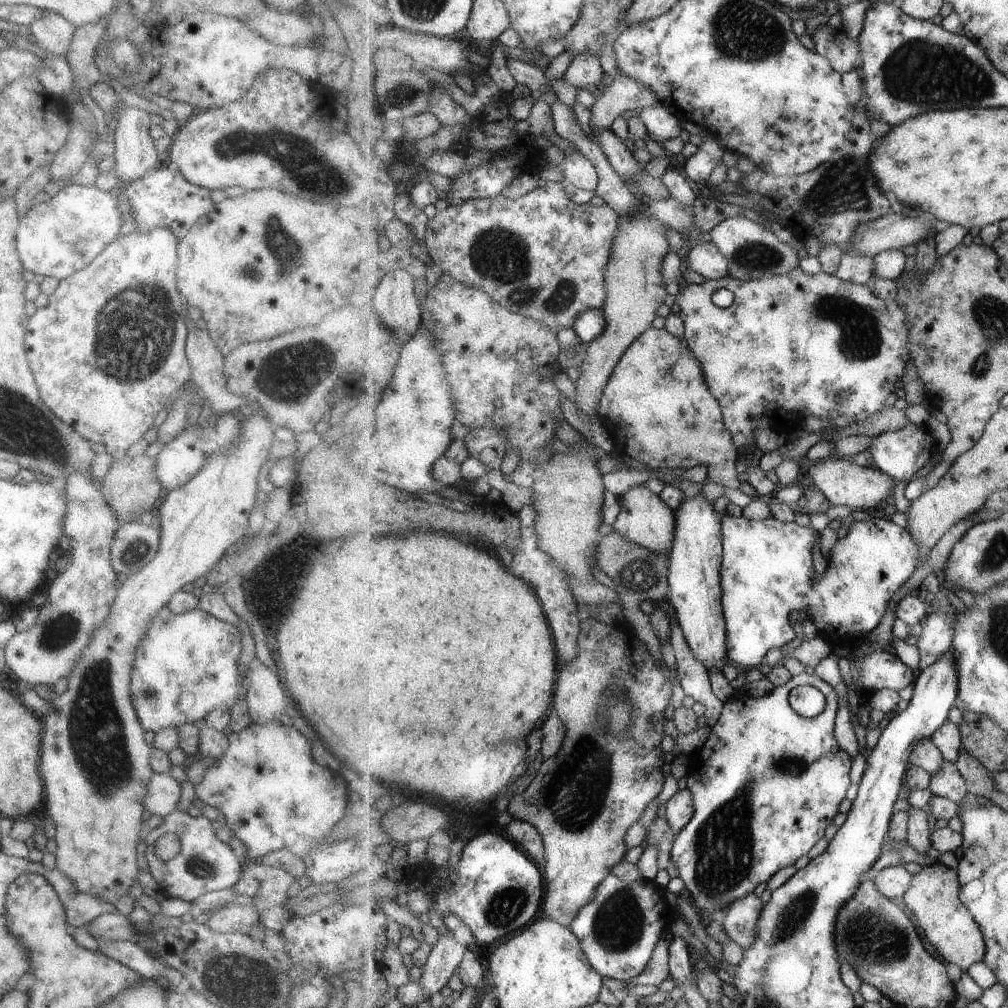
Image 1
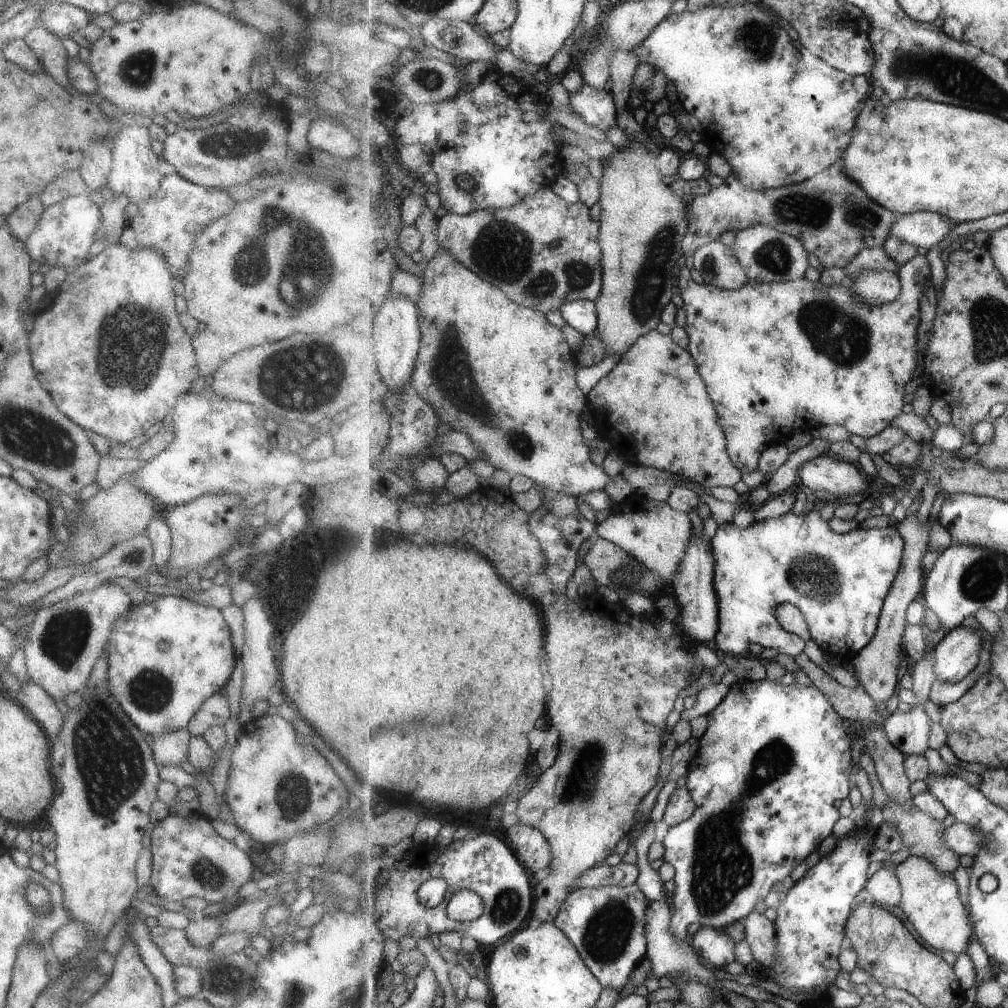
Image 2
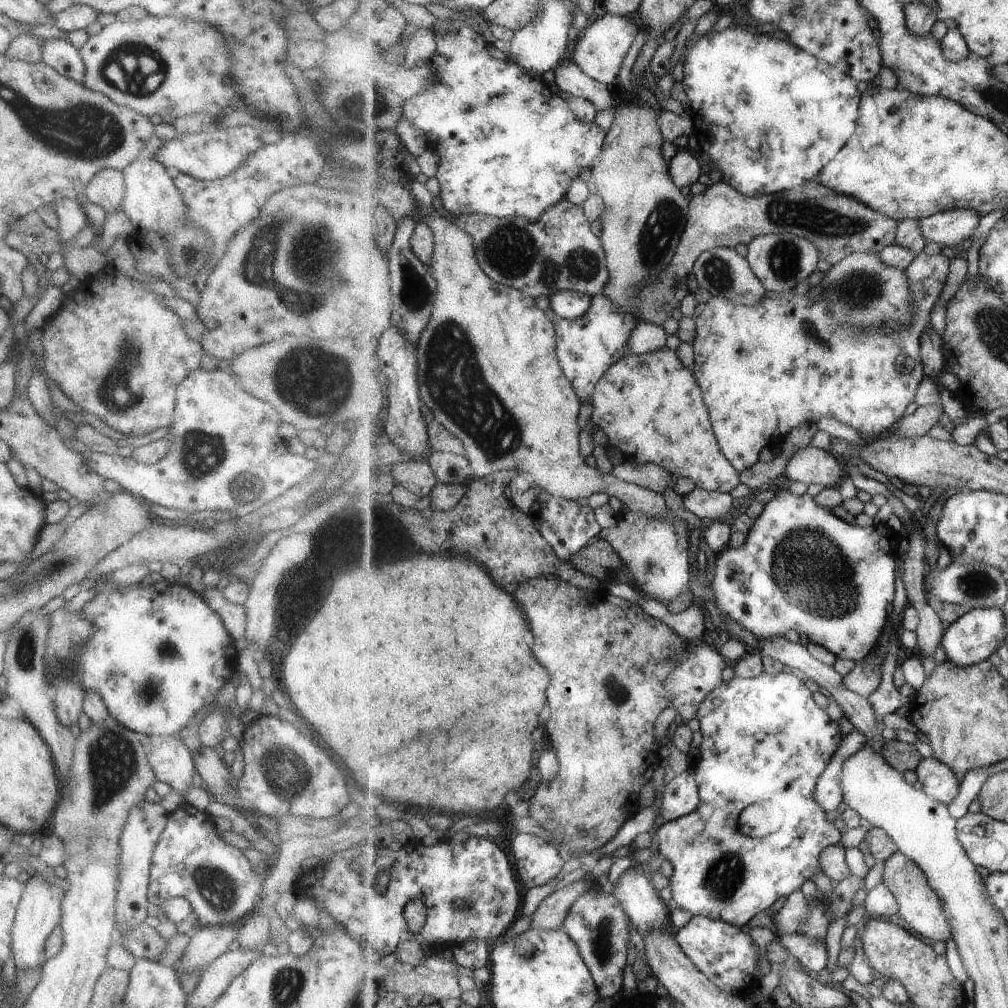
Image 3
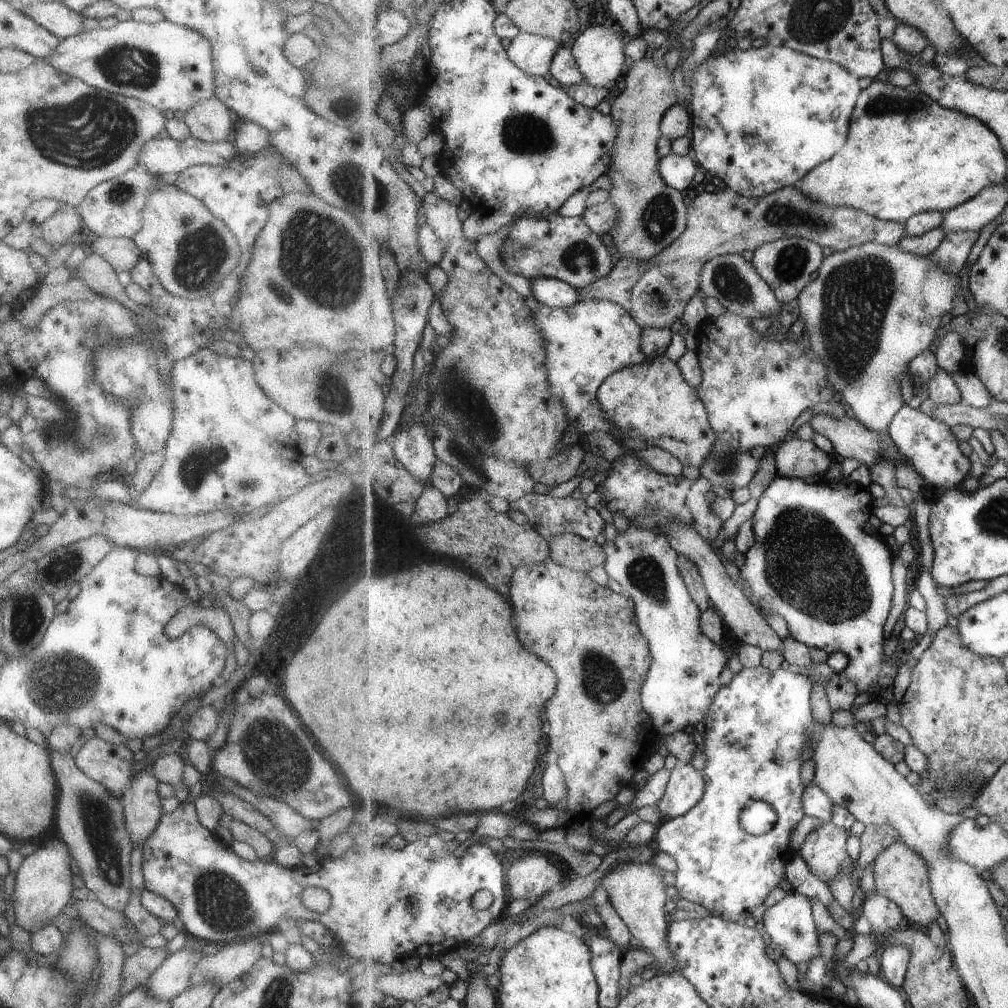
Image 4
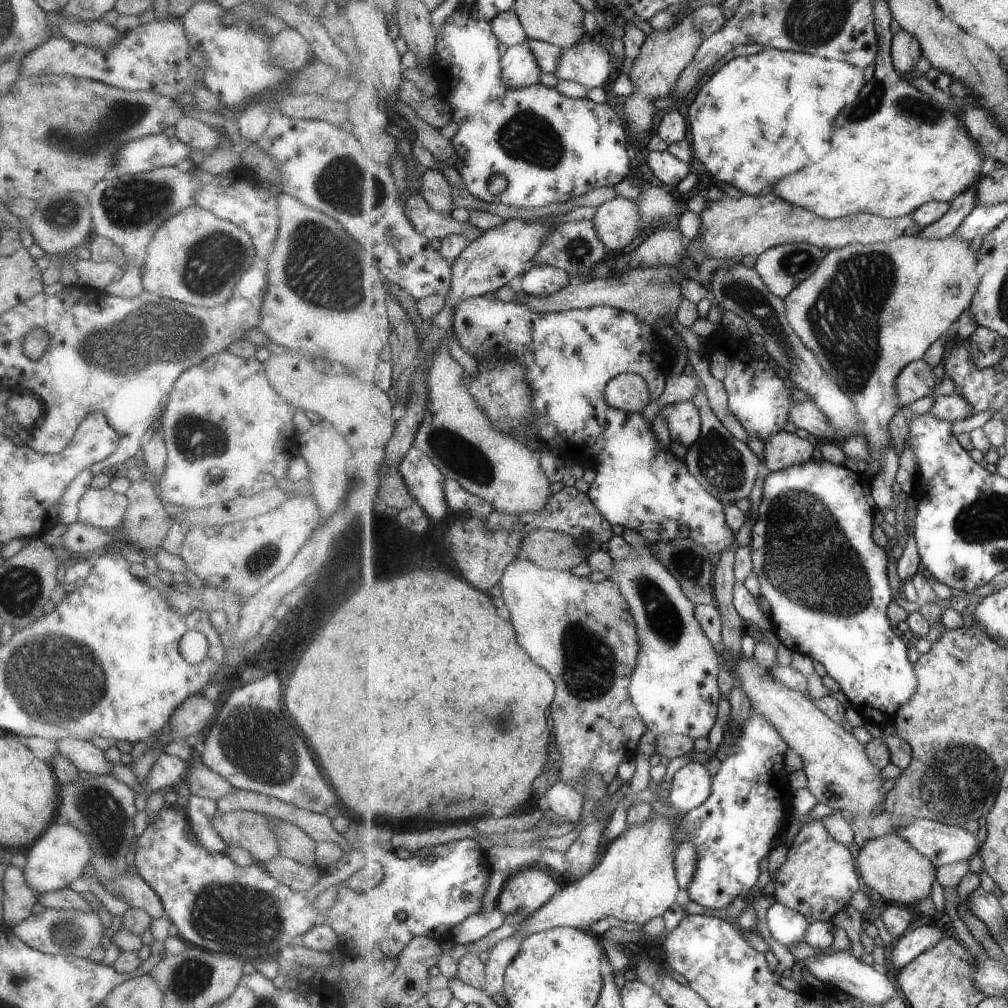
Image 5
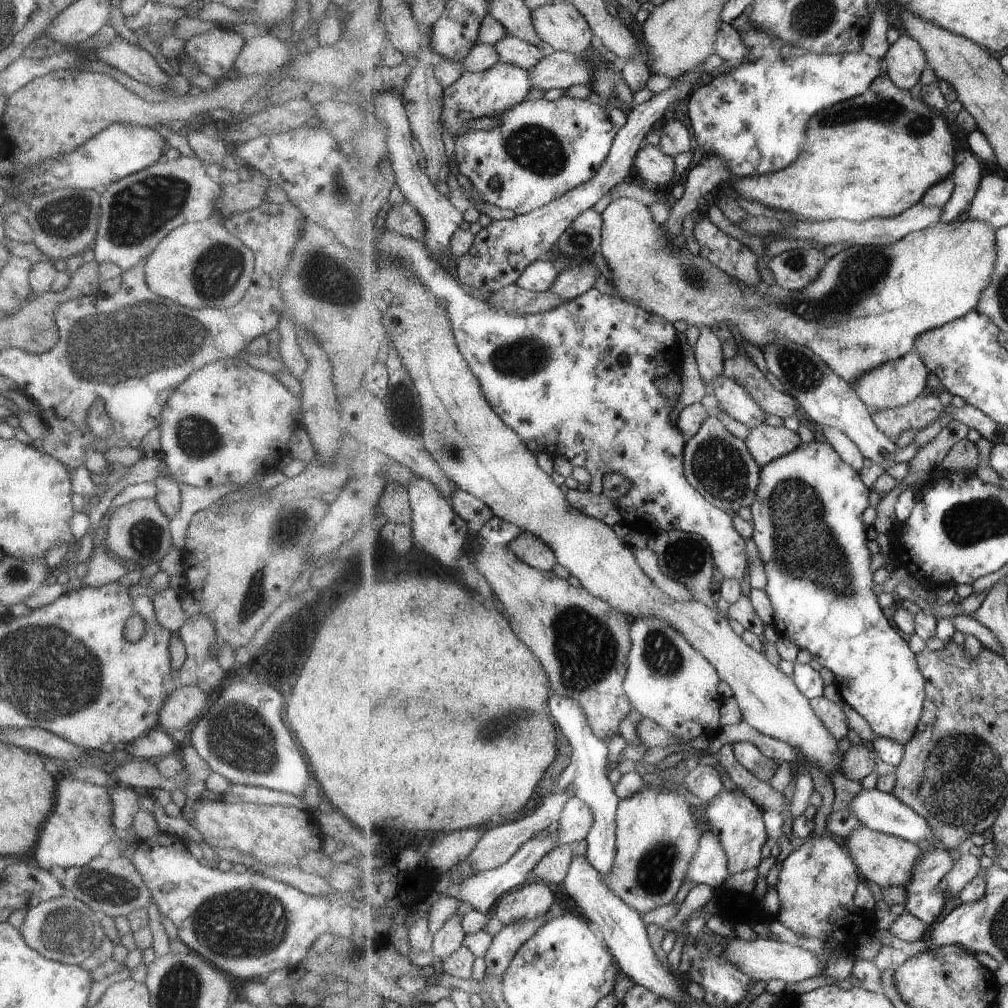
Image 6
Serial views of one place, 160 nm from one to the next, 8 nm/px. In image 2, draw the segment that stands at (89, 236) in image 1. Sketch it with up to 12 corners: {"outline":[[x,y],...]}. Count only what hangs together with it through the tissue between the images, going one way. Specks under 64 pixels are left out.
{"outline":[[87,195],[42,210],[24,240],[32,259],[75,268],[99,237]]}

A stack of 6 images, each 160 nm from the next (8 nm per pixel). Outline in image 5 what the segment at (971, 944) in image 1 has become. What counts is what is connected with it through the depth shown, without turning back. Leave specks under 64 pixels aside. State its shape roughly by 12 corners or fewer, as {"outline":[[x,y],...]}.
{"outline":[[895,831],[857,848],[882,903],[929,898],[938,873]]}

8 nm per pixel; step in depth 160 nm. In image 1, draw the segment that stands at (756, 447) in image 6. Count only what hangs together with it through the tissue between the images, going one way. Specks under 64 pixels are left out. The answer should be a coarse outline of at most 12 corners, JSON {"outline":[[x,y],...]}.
{"outline":[[826,458],[805,483],[832,506],[884,506],[892,476],[850,458]]}

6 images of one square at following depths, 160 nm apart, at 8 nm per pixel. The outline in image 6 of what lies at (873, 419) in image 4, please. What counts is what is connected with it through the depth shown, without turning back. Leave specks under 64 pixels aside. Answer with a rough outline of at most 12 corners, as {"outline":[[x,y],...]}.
{"outline":[[619,197],[615,298],[856,380],[975,309],[997,228],[851,244],[803,290],[750,289]]}

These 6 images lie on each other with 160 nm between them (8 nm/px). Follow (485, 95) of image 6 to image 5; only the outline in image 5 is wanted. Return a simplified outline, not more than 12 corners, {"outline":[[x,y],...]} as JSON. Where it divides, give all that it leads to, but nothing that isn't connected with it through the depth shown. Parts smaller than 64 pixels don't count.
{"outline":[[528,38],[503,56],[507,85],[536,85],[543,71]]}

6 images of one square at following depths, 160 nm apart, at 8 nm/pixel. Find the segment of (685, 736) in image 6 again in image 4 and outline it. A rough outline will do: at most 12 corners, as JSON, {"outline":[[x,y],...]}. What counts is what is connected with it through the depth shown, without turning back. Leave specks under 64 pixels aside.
{"outline":[[634,523],[603,548],[652,666],[662,739],[705,724],[728,651],[665,535]]}

